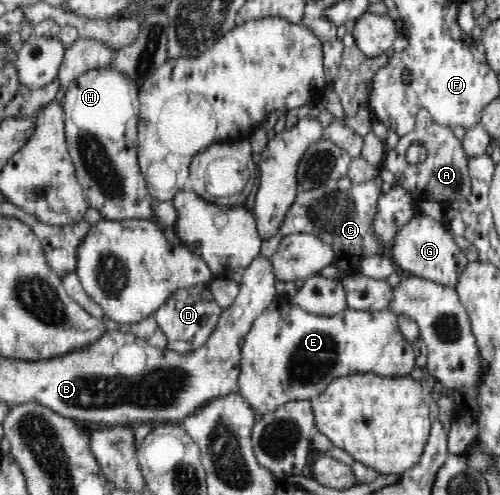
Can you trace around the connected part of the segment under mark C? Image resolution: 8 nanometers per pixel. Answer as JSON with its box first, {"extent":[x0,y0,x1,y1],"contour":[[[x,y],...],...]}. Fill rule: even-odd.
{"extent":[260,168,381,276],"contour":[[[378,168],[374,173],[375,175],[366,182],[353,182],[348,190],[344,190],[342,182],[338,184],[336,178],[306,192],[299,191],[286,214],[281,230],[268,240],[261,240],[260,255],[271,257],[284,236],[306,233],[332,245],[332,264],[336,264],[344,272],[343,276],[362,274],[361,262],[366,257],[378,254],[378,244],[373,238],[373,221],[377,211],[377,200],[381,195],[381,178]]]}

